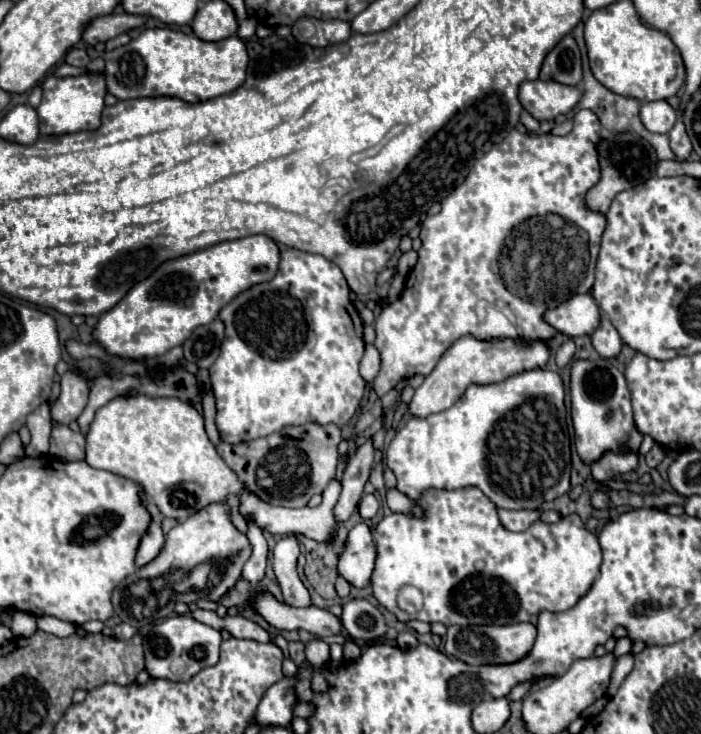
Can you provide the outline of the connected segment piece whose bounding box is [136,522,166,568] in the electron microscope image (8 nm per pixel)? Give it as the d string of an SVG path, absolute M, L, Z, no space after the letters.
M152 522L152 526L148 528L148 532L144 534L144 538L142 538L140 546L138 546L136 566L142 568L142 566L146 566L148 562L152 562L152 560L160 554L160 550L164 548L164 542L166 542L166 538L164 538L164 534L162 534L162 528L160 528L156 522Z

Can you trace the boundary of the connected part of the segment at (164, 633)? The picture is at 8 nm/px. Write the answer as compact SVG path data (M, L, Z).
M174 616L158 626L154 626L144 638L144 656L146 656L146 670L152 678L166 678L174 682L186 682L196 672L214 666L220 654L220 632L196 622L190 616Z

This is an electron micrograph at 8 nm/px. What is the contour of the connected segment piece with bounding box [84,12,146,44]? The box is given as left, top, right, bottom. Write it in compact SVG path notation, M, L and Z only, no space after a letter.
M108 14L92 20L92 24L84 32L84 42L96 44L96 42L108 42L118 34L130 32L138 26L144 26L144 16L130 16L130 14Z

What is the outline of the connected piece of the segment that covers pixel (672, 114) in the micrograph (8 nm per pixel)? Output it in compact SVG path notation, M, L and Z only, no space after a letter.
M658 100L658 102L644 102L642 104L640 120L650 132L668 134L672 130L672 126L676 124L678 116L676 116L676 110L666 100Z

